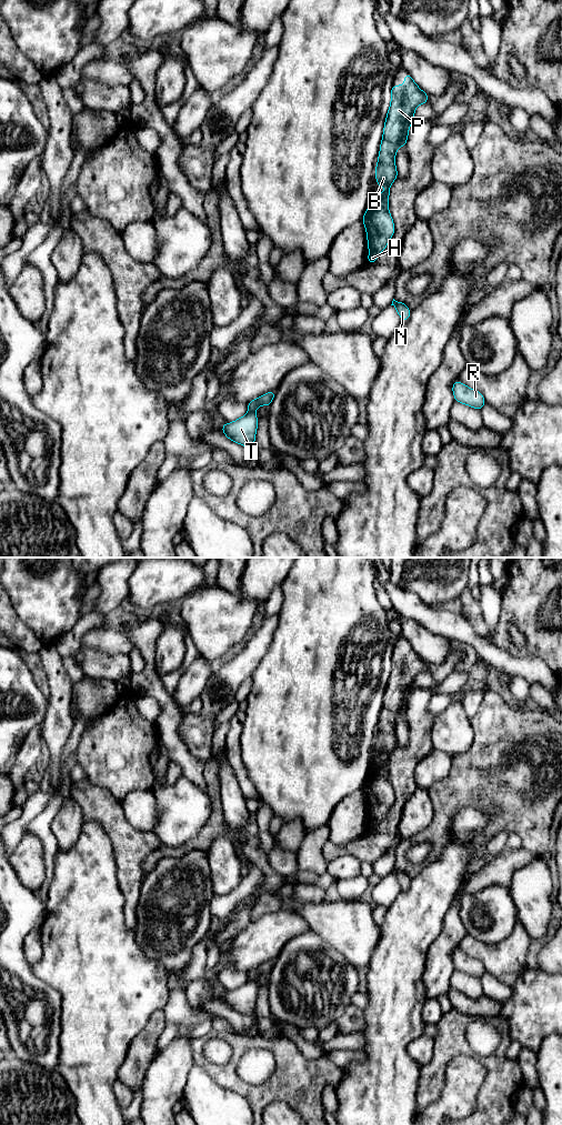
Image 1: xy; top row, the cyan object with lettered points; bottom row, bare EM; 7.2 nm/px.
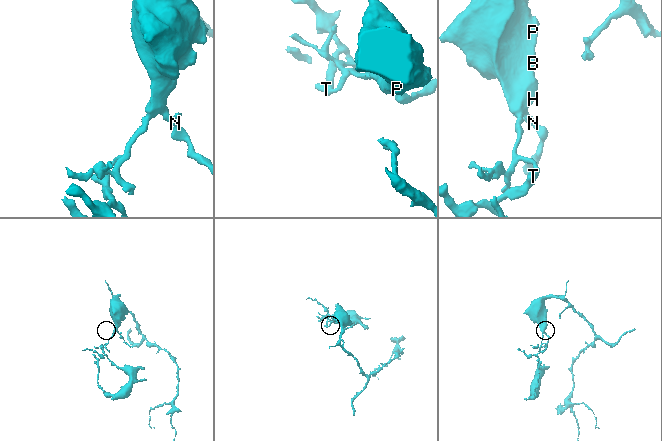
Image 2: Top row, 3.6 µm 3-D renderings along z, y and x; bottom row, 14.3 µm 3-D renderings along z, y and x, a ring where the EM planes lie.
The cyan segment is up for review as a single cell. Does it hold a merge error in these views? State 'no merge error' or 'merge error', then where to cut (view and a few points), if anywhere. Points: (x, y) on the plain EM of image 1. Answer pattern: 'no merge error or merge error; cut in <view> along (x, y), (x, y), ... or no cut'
merge error; cut in xy along (249, 981), (254, 983)

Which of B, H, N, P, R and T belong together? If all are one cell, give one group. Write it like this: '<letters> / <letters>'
B H N P R / T

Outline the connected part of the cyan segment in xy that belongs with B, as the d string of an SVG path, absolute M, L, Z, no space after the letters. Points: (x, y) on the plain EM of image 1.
M405 642L404 653L393 654L391 657L391 673L375 735L377 752L387 759L375 763L362 786L369 815L368 832L377 830L394 803L394 792L388 772L391 753L398 745L395 722L400 715L407 713L409 696L415 687L414 679L422 672L428 672L428 662L417 654L409 642Z

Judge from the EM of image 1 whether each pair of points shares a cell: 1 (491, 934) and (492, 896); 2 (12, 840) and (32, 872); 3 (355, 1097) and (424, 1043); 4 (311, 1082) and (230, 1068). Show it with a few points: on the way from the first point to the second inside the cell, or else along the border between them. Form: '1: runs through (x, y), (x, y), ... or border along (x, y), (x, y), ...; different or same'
1: runs through (495, 925), (497, 920), (492, 914), (492, 905); same
2: border along (24, 831), (11, 854); different
3: border along (422, 1033), (408, 1046), (408, 1053), (420, 1065); different
4: runs through (289, 1083), (271, 1091), (244, 1090); same

